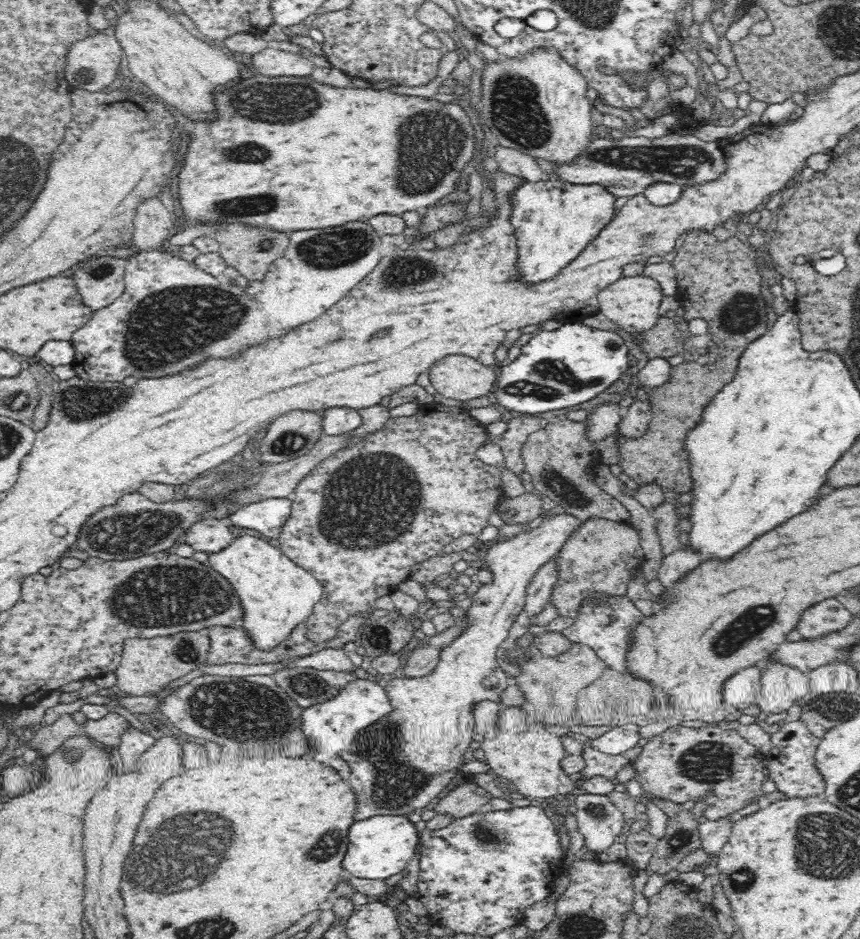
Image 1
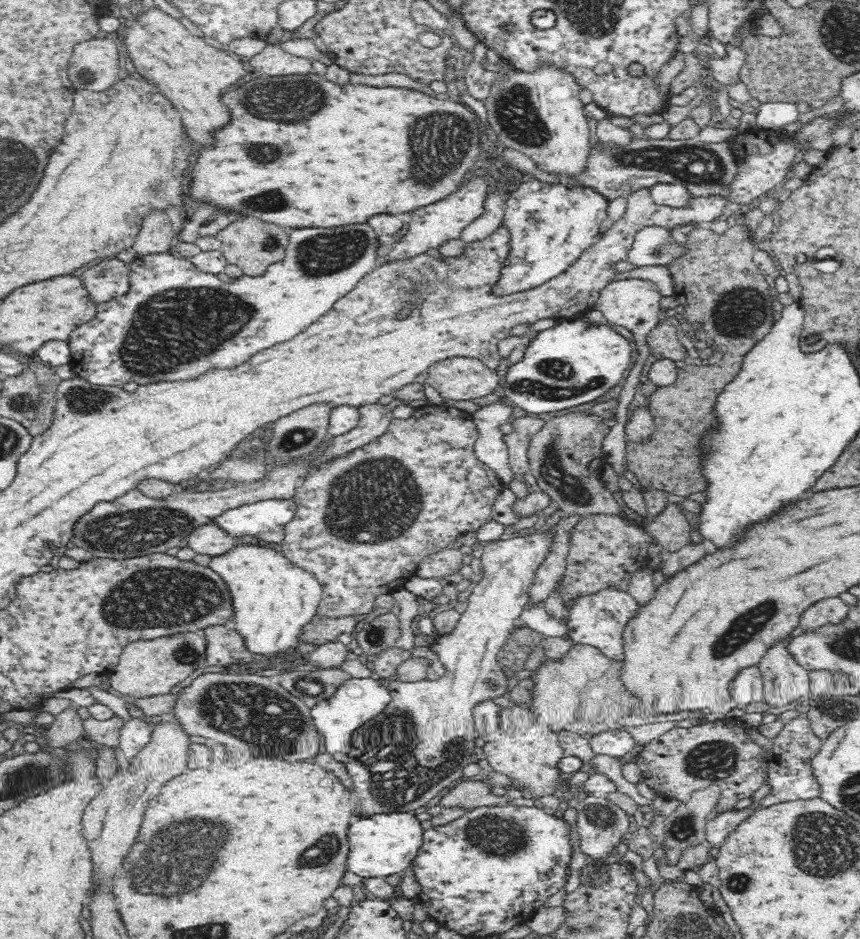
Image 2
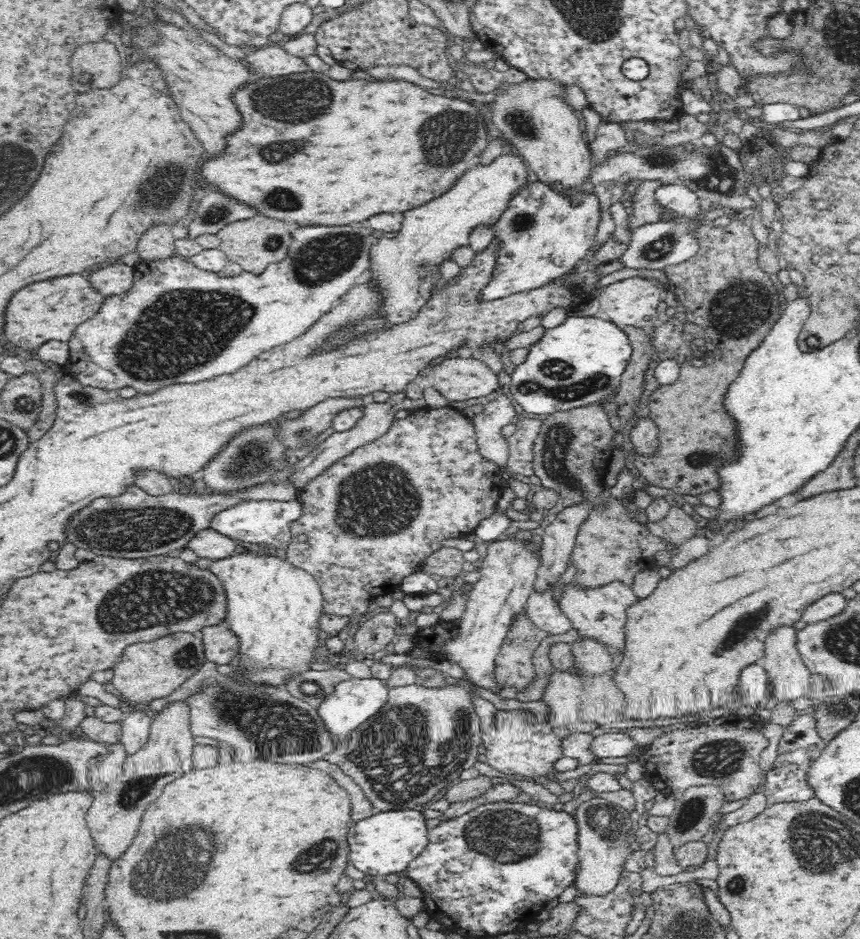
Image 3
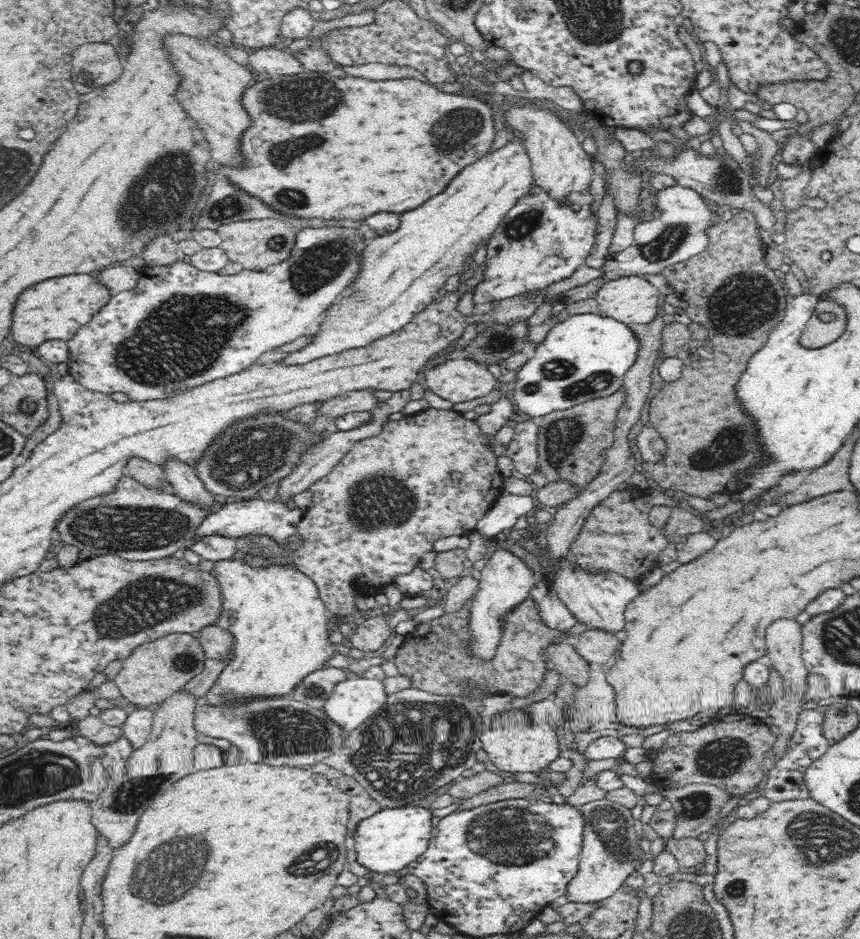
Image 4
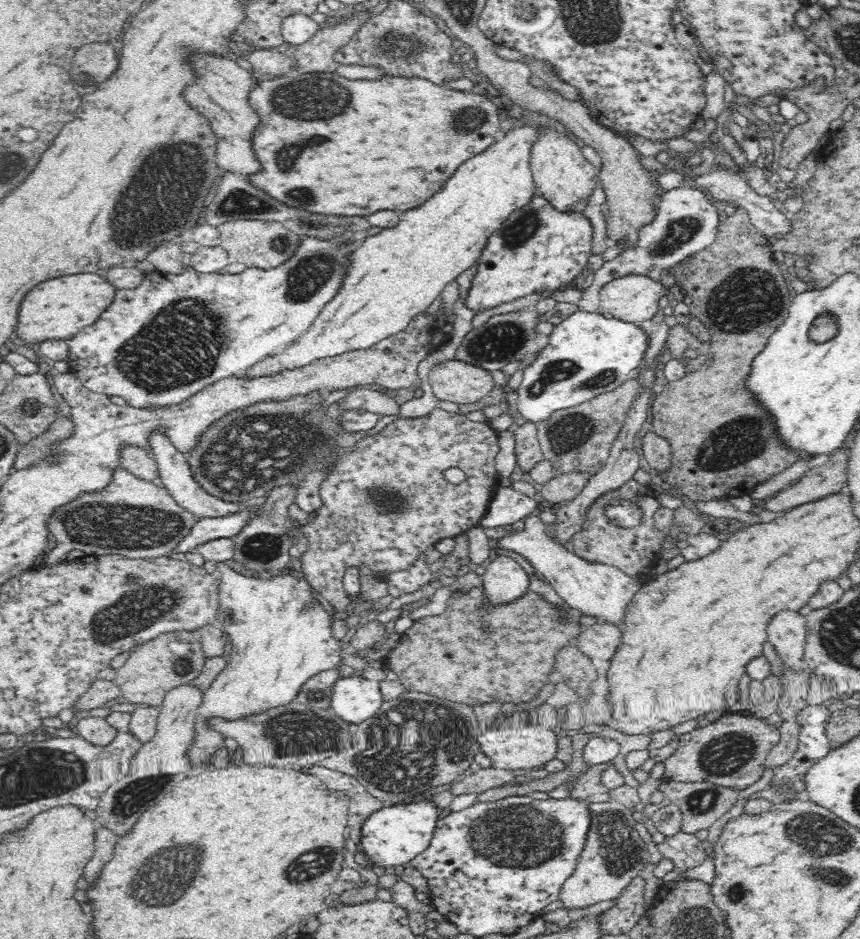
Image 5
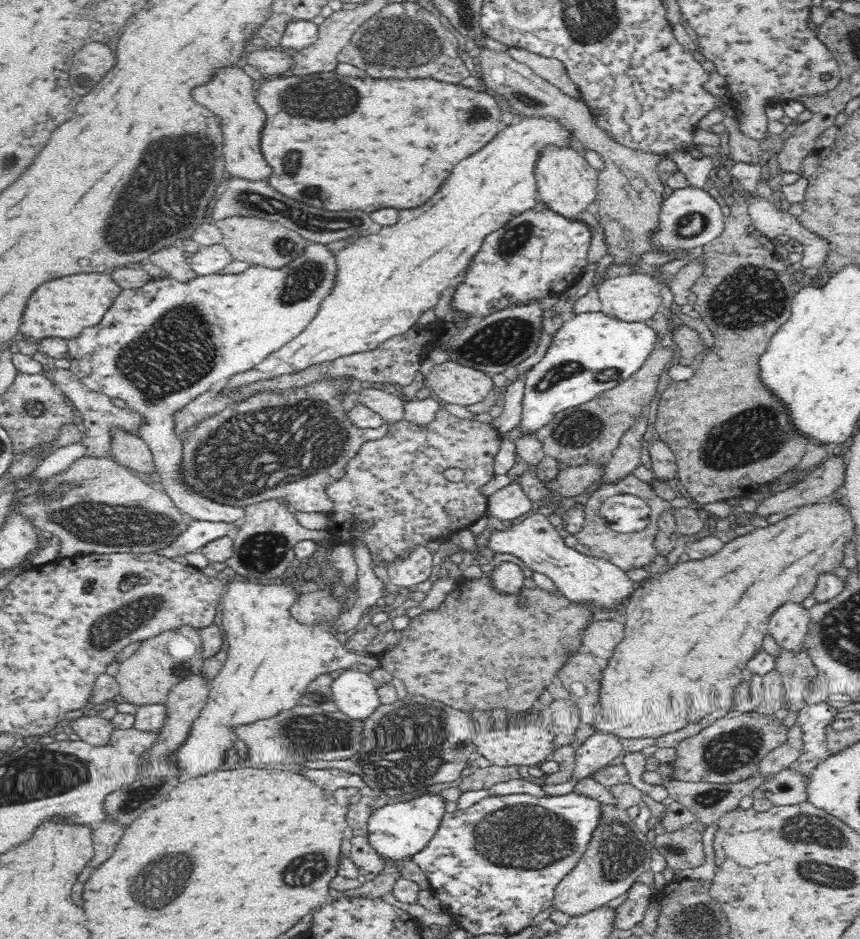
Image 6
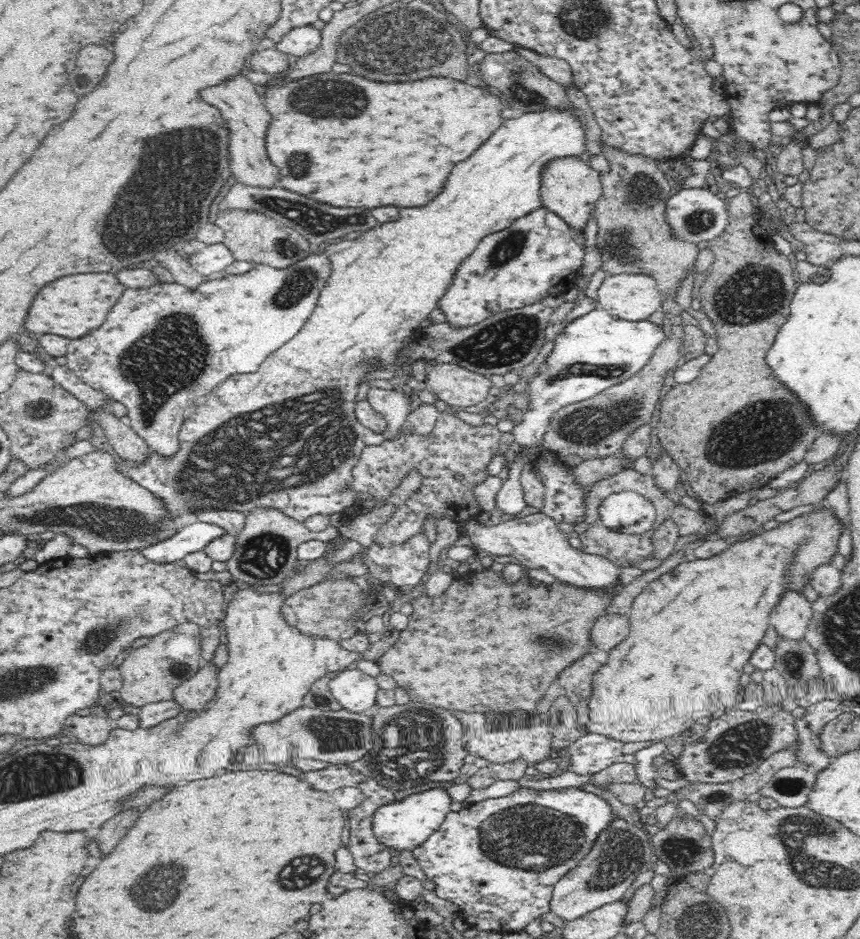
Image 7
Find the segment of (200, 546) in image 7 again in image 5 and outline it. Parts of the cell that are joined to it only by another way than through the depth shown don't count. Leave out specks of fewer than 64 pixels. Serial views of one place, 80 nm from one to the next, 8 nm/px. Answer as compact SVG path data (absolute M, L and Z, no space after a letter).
M240 510L238 514L230 514L224 518L204 518L198 519L190 532L174 547L173 552L192 552L197 546L206 542L228 537L232 538L249 521L251 511Z

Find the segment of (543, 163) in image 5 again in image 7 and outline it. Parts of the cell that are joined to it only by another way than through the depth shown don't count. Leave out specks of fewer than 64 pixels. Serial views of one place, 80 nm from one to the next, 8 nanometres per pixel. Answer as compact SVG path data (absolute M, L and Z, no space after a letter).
M585 158L559 159L544 171L543 188L541 190L541 202L544 208L556 213L573 232L583 232L596 210L596 206L603 198L600 173L594 171L585 162Z

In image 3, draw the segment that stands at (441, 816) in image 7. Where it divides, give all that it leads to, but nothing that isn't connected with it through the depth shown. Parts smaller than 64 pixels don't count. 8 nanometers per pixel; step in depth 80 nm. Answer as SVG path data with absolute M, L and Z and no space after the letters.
M402 809L374 812L363 818L348 830L349 863L364 874L375 878L387 874L404 875L408 865L426 850L428 846L426 816L420 810Z

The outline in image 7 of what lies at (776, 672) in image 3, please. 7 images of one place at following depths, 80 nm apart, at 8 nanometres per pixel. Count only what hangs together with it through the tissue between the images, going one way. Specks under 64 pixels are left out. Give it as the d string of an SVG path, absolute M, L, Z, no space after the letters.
M786 590L784 598L772 608L770 625L780 636L800 640L806 638L808 622L812 618L813 604L805 598L802 590Z

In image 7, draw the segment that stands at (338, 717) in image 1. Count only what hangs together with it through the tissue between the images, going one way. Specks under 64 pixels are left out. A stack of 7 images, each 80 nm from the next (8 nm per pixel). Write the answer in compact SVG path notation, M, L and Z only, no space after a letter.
M360 670L339 671L331 676L329 687L342 707L362 713L376 704L379 683Z

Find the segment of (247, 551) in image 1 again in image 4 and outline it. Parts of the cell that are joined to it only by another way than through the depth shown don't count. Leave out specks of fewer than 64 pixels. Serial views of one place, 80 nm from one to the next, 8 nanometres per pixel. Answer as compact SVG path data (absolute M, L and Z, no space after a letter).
M243 559L214 563L212 573L217 578L222 602L220 618L216 625L233 637L232 660L222 670L220 677L209 688L202 705L231 708L250 705L254 701L286 698L304 678L316 670L323 670L331 662L338 646L330 642L327 607L320 600L316 585L293 566L279 565L272 568L251 568Z

